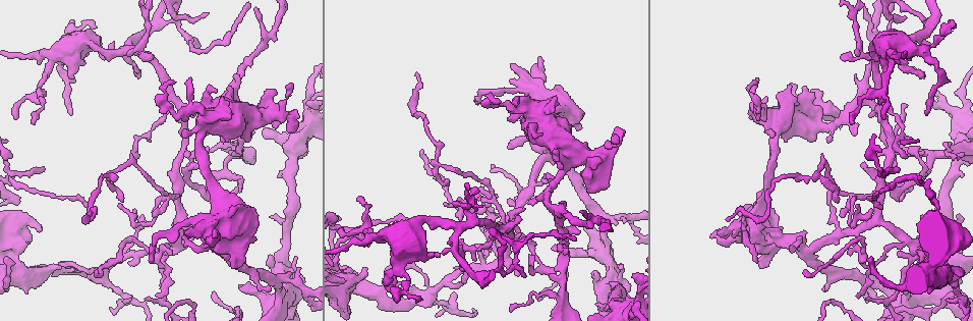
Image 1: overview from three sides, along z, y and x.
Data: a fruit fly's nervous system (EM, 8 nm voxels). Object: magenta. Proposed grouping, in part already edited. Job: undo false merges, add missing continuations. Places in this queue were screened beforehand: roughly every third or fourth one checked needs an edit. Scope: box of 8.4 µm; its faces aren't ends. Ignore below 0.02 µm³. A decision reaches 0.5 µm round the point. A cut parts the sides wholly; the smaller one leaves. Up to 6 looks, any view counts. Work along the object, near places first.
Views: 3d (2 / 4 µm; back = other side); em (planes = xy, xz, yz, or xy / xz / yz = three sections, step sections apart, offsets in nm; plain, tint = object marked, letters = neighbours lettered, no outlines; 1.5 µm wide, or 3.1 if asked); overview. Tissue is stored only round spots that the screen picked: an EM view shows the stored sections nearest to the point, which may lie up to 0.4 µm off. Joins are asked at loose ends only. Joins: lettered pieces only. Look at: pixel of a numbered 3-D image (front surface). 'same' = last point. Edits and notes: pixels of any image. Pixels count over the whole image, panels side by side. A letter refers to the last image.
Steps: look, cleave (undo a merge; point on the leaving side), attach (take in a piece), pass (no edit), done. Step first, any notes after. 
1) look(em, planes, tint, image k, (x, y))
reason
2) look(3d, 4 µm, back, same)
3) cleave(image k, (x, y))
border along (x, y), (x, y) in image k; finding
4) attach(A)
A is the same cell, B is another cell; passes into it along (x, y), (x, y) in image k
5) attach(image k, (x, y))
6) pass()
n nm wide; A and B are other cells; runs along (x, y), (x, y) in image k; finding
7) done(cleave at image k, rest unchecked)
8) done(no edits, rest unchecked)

look(3d, 2 µm, back, image 1, (880, 208))
branch stops here

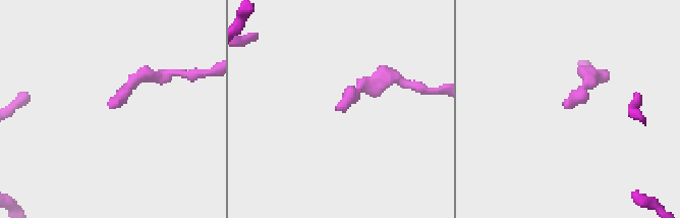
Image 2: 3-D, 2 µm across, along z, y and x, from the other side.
look(em, xy, step 4, letters, image 2, (338, 108))

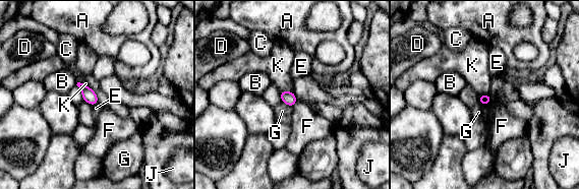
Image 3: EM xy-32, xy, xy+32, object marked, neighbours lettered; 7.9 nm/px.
look(em, planes, letters, same)

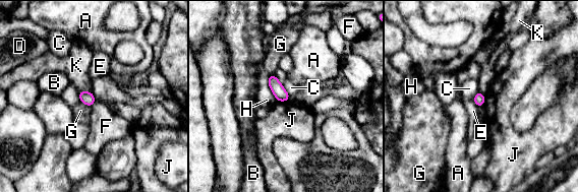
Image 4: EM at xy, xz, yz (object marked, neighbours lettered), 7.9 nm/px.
pass()
H touches over 220 nm; A, B, C, D, E, F, G, H, J and K are other cells; border along (288, 100), (278, 102) in image 4; none of them fits

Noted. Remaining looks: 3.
look(3d, 4 µm, image 1, (197, 166))
branch stops here

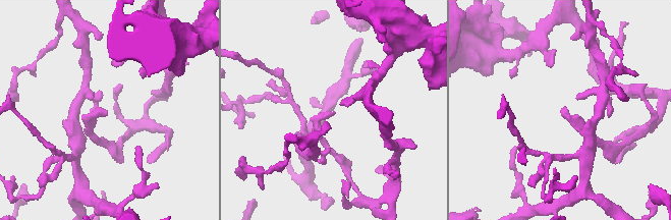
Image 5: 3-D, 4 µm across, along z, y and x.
look(em, planes, letters, image 5, (561, 114))

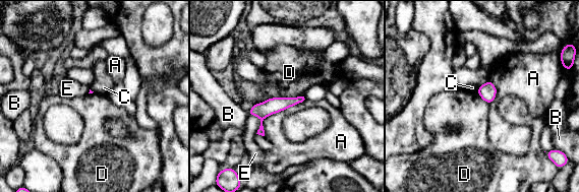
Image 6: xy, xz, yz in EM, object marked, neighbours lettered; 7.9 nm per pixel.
pass()
A touches over 440 nm; A, B, C, D and E are other cells; no lettered piece goes on from it

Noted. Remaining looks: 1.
look(em, planes, letters, image 1, (72, 112))
branch stops here

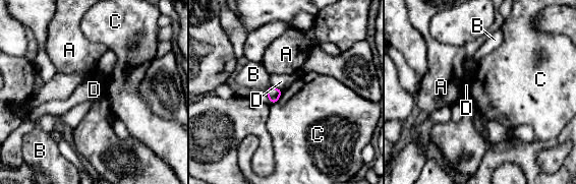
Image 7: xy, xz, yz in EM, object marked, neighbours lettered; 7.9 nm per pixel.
pass()
C touches over 150 nm; A, B, C and D are other cells; border along (282, 90), (279, 99), (271, 105) in image 7; none of them fits

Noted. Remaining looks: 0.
done(no edits, rest unchecked)

